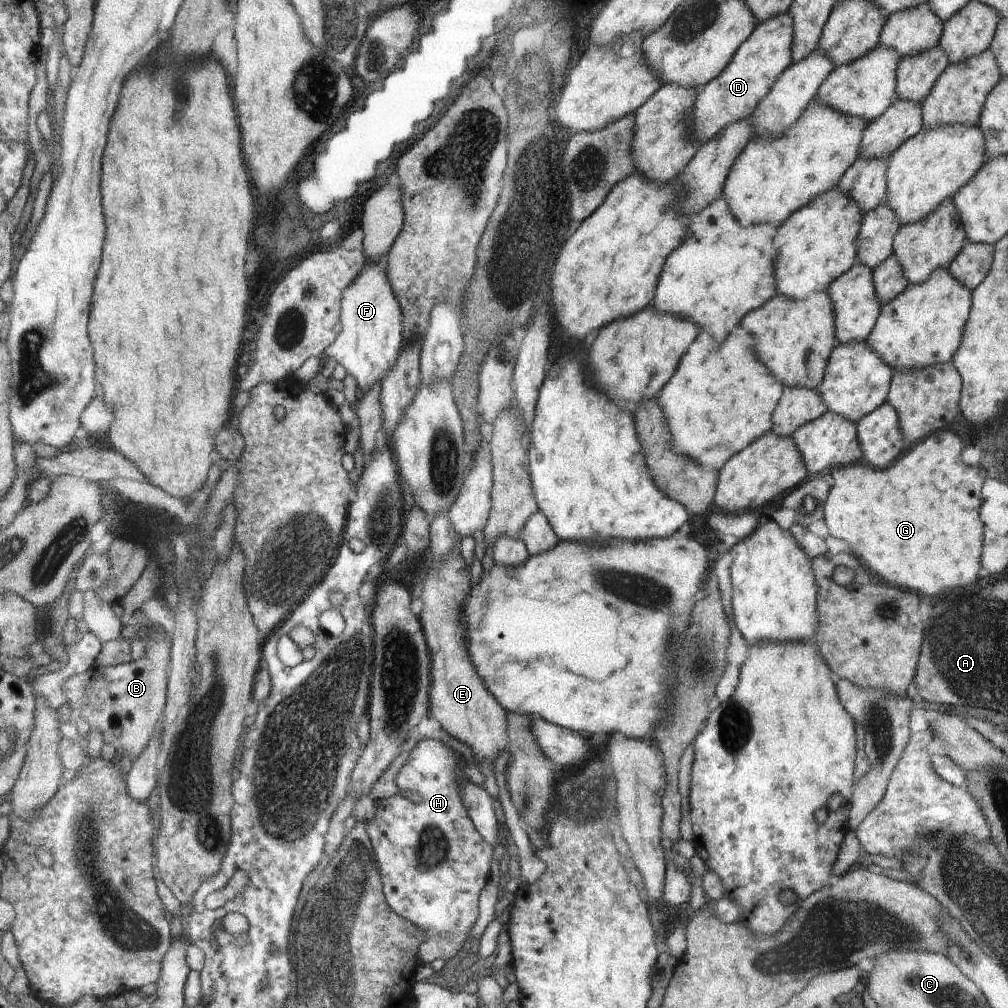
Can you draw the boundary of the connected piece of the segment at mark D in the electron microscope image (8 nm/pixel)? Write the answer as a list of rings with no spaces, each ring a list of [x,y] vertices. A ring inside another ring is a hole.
[[[784,12],[756,27],[724,71],[700,88],[693,106],[694,140],[701,145],[706,144],[710,138],[720,133],[720,130],[751,117],[756,104],[764,99],[772,86],[793,64],[792,18],[788,12]]]

